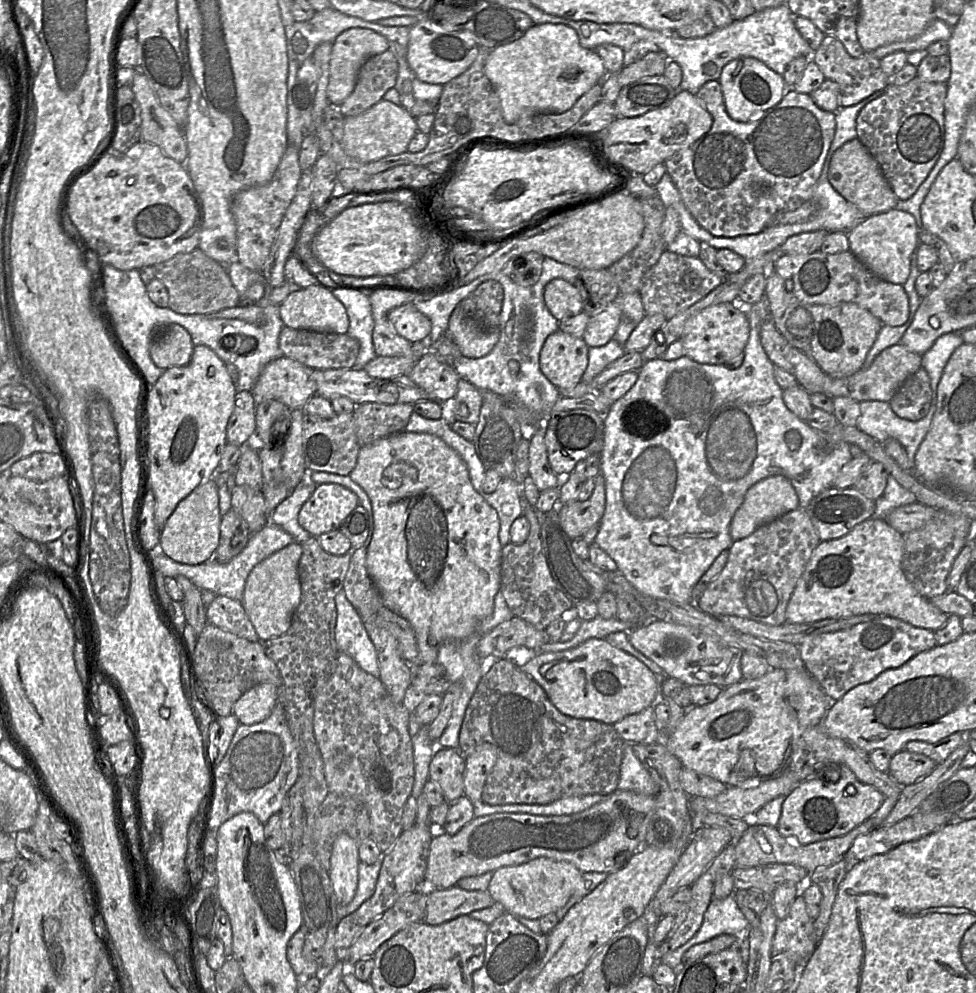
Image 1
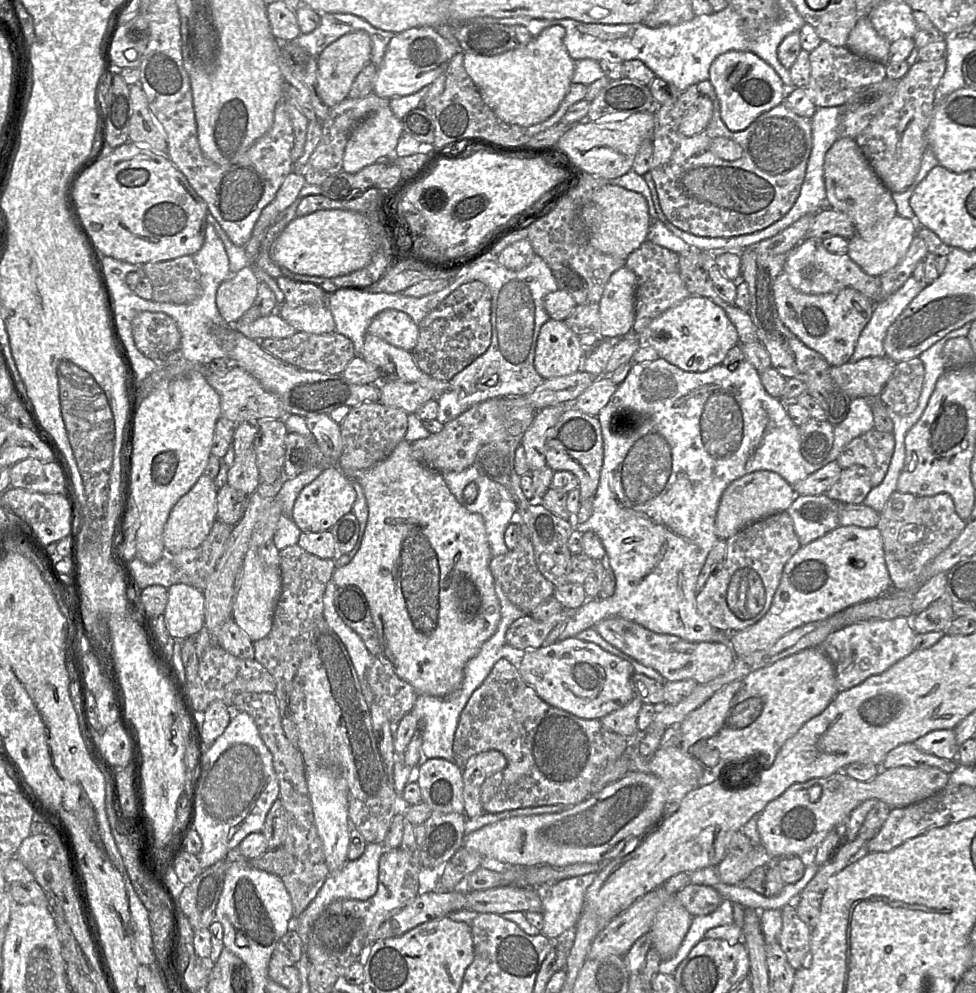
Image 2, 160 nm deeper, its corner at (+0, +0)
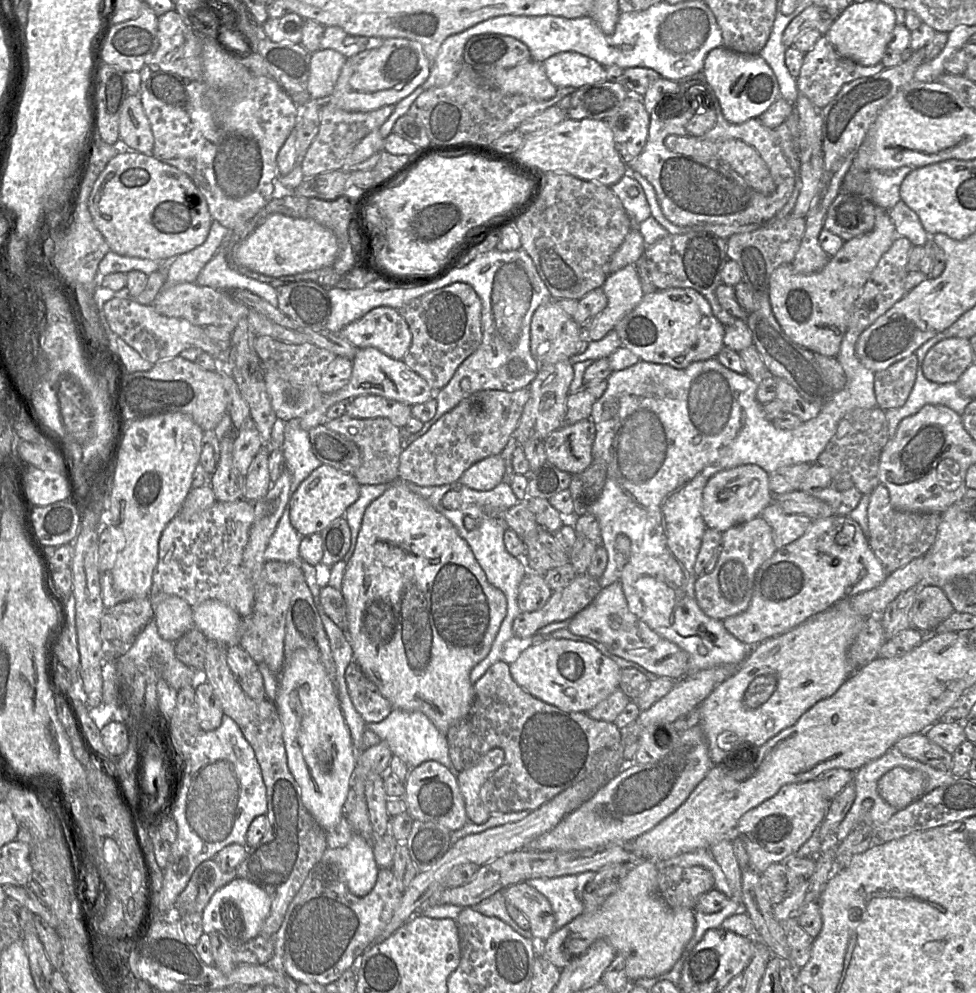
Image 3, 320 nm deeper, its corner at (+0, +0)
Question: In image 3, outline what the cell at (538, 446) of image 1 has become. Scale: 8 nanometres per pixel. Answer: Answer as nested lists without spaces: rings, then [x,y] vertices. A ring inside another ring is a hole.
[[[562,360],[553,364],[539,365],[534,380],[528,386],[530,398],[524,406],[518,426],[514,431],[518,445],[530,439],[545,440],[549,434],[563,425],[569,387],[574,378],[573,364]]]

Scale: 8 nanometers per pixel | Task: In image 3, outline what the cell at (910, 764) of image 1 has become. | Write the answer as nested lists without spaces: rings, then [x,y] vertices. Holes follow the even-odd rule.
[[[924,732],[903,737],[894,747],[909,758],[940,771],[952,772],[953,755],[931,742]]]

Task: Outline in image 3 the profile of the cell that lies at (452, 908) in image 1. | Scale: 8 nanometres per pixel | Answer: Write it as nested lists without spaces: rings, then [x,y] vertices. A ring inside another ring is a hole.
[[[526,882],[517,883],[500,891],[506,903],[521,911],[530,923],[533,939],[544,942],[555,931],[555,918],[547,898]]]

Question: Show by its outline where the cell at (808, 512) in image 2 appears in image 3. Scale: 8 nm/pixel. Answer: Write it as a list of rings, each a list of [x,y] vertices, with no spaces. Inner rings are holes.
[[[775,502],[765,507],[760,516],[772,528],[773,540],[777,549],[800,538],[812,523],[808,516],[786,513]]]

